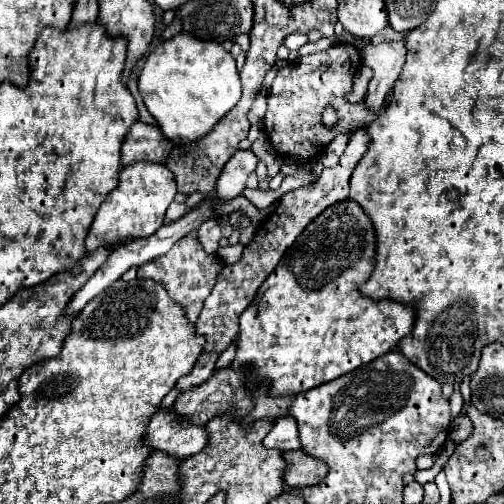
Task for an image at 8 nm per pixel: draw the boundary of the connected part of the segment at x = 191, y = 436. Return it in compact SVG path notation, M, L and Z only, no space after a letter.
M156 412L146 428L144 444L152 450L184 460L206 446L206 430L202 426L188 424L174 412Z

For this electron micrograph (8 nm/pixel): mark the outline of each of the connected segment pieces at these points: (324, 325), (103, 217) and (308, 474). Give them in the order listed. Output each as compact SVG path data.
M344 200L312 220L306 230L296 238L292 248L286 250L276 270L258 288L252 304L240 316L240 332L236 344L236 356L230 364L234 370L246 370L248 390L258 388L260 382L268 382L268 396L294 398L310 388L330 382L338 376L352 372L354 368L372 362L384 352L392 350L400 338L404 338L414 326L414 310L398 302L374 302L358 292L358 286L366 282L374 270L374 228L370 218L354 200Z
M136 162L124 166L120 172L118 186L106 196L90 226L90 232L86 236L88 252L94 252L100 246L116 246L132 238L152 236L164 224L166 210L174 196L176 196L174 174L164 164Z
M292 450L282 454L286 460L286 470L284 470L284 484L290 488L302 488L302 486L314 486L318 484L328 468L322 460L310 458L302 450Z

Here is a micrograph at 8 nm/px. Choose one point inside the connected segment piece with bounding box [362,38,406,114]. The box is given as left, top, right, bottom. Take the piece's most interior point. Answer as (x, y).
(386, 60)

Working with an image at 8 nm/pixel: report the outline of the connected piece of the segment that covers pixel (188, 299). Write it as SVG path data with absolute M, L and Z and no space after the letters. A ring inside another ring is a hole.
M190 234L190 236L184 236L180 242L176 242L168 254L140 266L138 278L160 282L166 288L166 292L170 294L170 298L186 310L186 318L190 320L190 324L194 324L196 318L200 316L206 296L210 294L210 290L216 282L218 272L224 268L224 264L218 264L218 262L220 262L220 258L216 254L206 254L204 248L200 246L200 242Z

